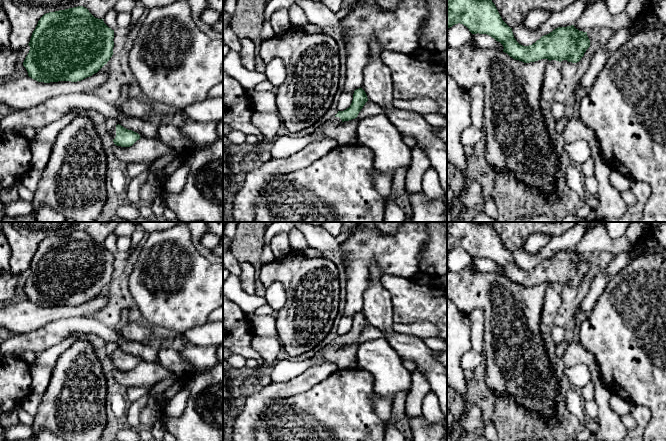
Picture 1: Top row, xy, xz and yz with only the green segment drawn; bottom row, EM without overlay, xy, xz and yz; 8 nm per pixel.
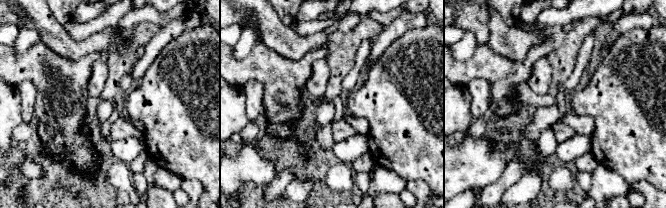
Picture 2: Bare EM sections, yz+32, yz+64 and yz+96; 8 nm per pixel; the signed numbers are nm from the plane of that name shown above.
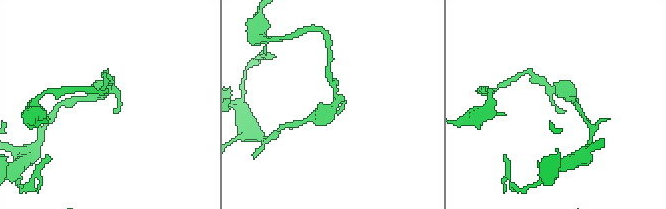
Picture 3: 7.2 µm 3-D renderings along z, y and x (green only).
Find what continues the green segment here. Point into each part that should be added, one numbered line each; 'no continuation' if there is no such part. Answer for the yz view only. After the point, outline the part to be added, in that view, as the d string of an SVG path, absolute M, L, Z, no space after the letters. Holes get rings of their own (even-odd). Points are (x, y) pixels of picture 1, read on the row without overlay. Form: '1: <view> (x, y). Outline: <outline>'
no continuation

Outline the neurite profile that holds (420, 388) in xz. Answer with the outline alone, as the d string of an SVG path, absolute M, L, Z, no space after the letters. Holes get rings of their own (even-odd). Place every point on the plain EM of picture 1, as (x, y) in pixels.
M418 369L412 373L411 389L407 395L405 406L406 417L418 417L423 414L423 401L432 390L428 378Z

